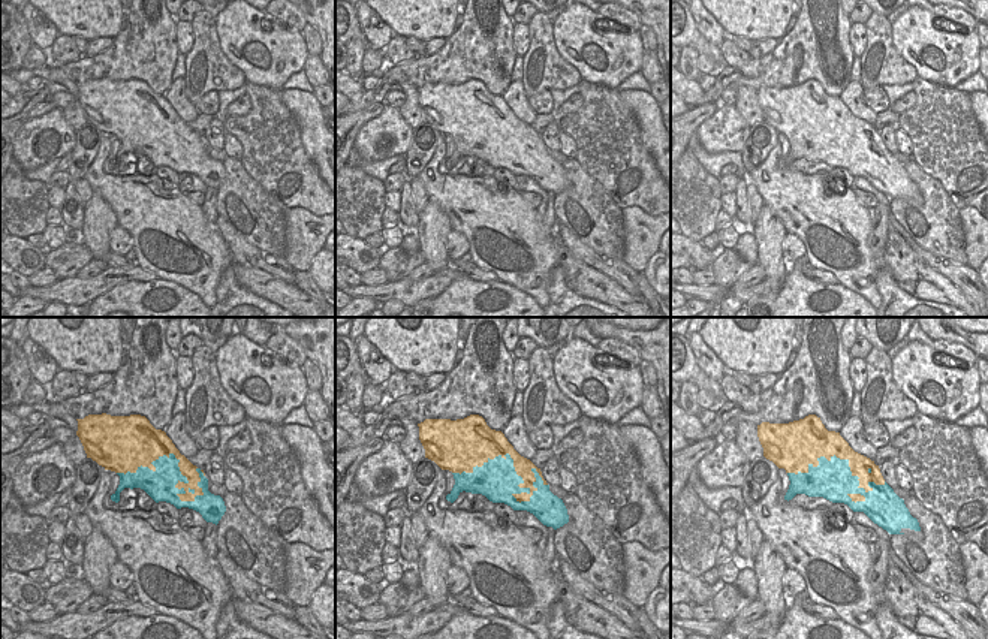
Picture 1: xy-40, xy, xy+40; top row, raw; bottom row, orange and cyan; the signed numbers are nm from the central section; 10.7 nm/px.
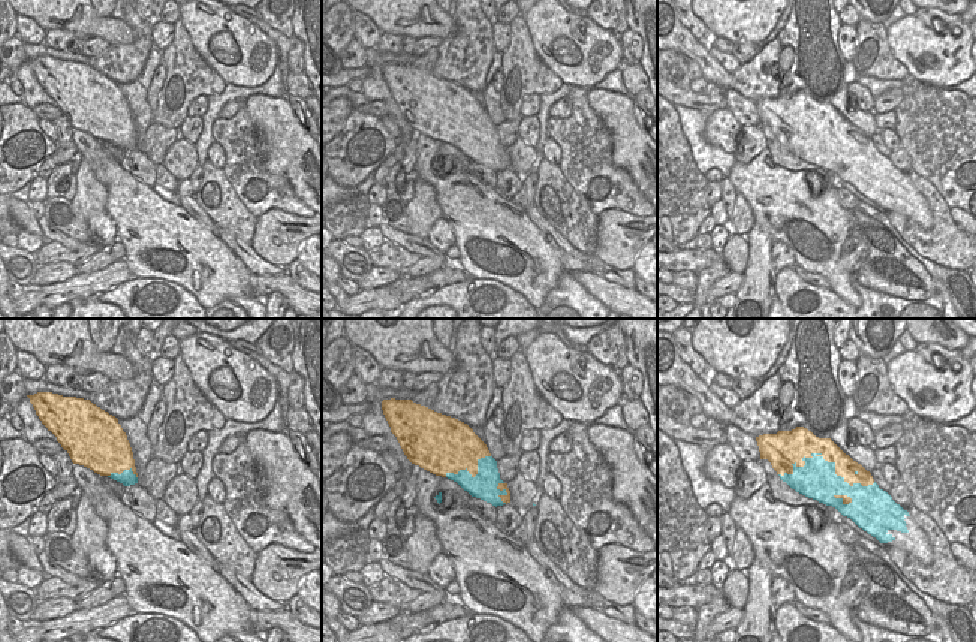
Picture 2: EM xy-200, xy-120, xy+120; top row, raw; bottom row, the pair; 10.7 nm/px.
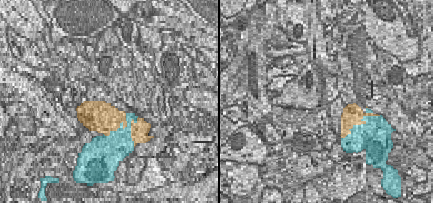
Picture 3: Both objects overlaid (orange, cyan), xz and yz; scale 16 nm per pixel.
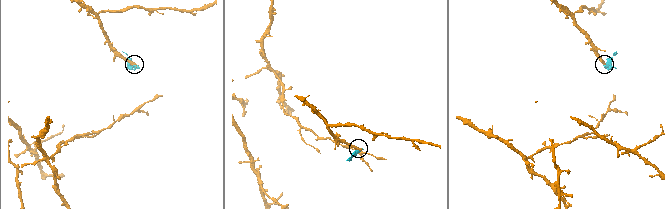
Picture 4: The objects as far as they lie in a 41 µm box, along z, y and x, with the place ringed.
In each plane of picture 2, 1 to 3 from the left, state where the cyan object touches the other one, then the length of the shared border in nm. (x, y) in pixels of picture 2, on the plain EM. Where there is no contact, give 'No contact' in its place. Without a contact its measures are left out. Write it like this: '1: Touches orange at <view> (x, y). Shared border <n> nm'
1: Touches orange at xy-200 (122, 136). Shared border 320 nm
2: Touches orange at xy-120 (472, 141). Shared border 550 nm
3: Touches orange at xy+120 (827, 124). Shared border 1050 nm

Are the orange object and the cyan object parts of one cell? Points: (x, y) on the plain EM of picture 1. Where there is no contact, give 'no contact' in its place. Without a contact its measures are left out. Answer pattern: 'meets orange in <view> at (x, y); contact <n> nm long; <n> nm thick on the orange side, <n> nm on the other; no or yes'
meets orange in xy-40 at (174, 118); contact 950 nm long; 300 nm thick on the orange side, 280 nm on the other; no

